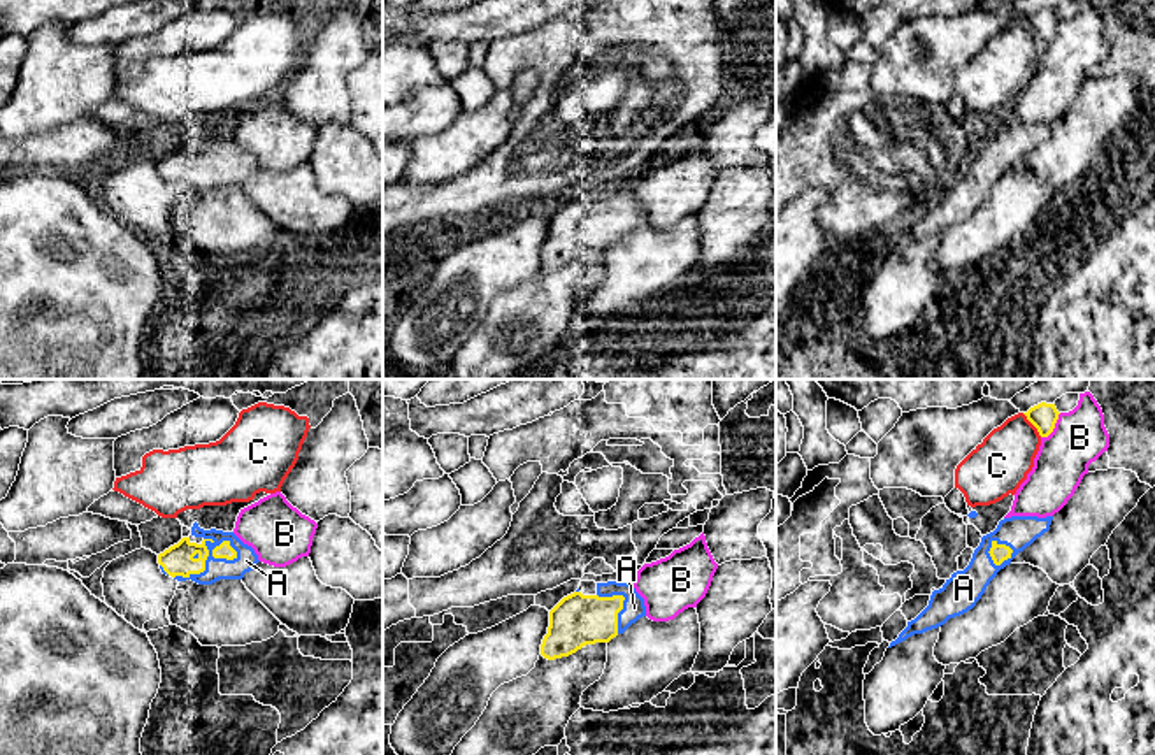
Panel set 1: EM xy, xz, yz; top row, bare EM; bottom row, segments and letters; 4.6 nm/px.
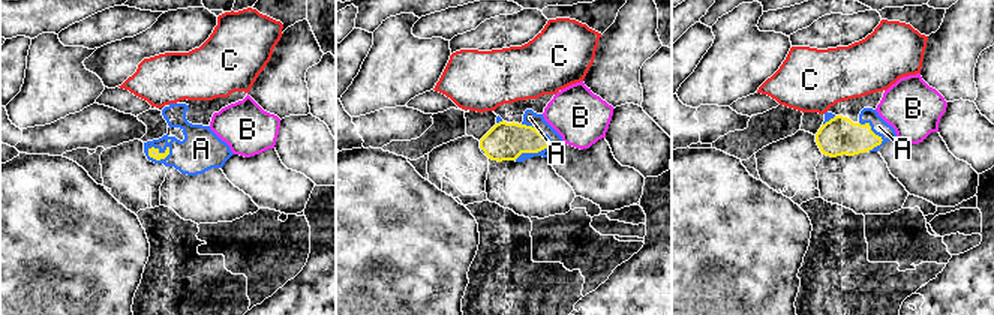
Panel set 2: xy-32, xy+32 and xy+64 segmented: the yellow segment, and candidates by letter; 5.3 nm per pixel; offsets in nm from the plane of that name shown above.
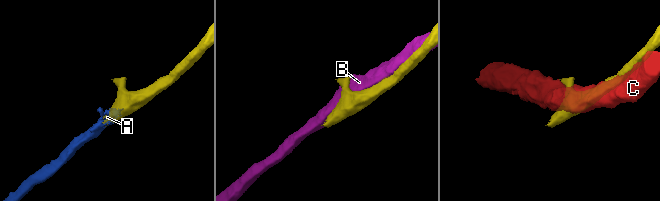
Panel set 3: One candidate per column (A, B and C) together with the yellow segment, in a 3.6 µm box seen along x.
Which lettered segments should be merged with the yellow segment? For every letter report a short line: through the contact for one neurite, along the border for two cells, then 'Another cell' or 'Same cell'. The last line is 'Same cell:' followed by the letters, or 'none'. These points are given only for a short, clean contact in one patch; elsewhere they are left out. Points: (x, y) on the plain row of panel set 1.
A: Same cell
B: Another cell
C: Another cell
Same cell: A

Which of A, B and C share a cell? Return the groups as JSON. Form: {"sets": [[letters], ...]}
{"sets": [["A"], ["B"], ["C"]]}

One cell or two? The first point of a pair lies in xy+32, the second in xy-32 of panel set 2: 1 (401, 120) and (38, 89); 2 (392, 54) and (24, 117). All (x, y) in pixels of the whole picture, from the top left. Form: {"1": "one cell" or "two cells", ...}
{"1": "two cells", "2": "one cell"}

